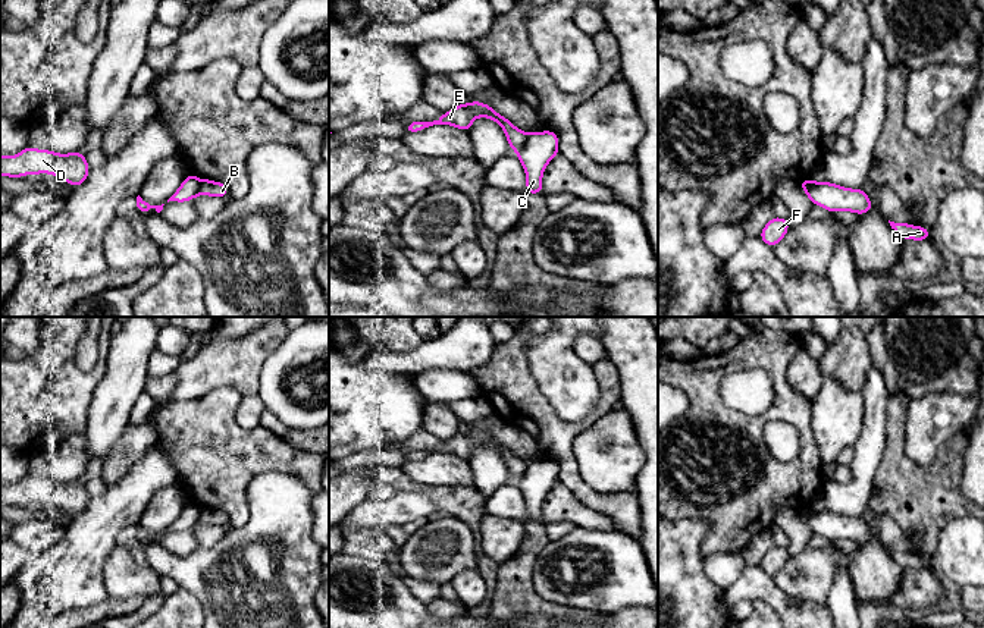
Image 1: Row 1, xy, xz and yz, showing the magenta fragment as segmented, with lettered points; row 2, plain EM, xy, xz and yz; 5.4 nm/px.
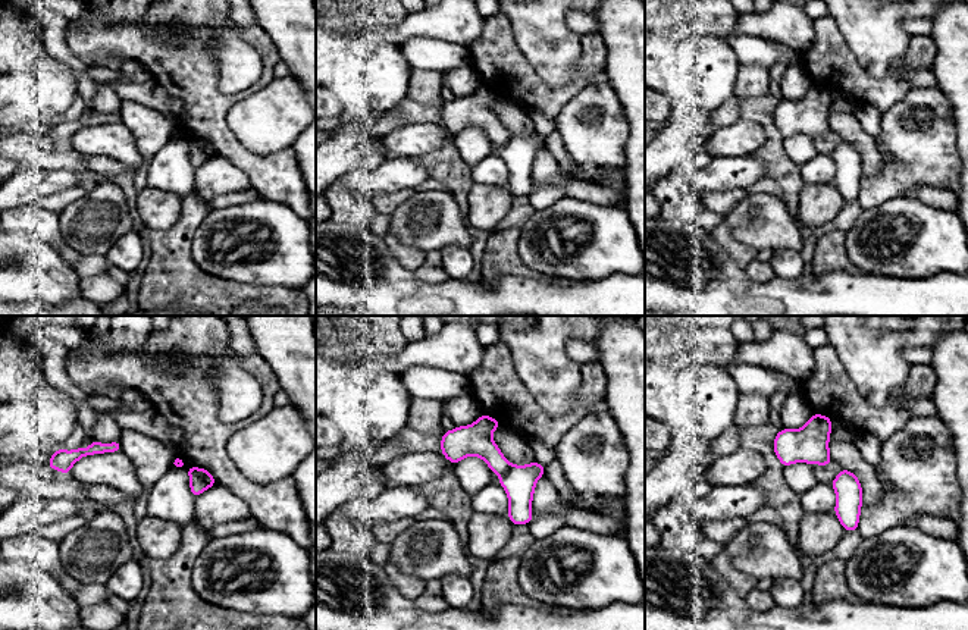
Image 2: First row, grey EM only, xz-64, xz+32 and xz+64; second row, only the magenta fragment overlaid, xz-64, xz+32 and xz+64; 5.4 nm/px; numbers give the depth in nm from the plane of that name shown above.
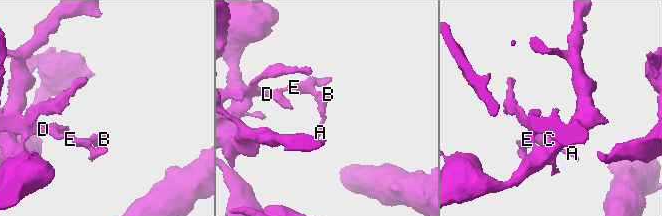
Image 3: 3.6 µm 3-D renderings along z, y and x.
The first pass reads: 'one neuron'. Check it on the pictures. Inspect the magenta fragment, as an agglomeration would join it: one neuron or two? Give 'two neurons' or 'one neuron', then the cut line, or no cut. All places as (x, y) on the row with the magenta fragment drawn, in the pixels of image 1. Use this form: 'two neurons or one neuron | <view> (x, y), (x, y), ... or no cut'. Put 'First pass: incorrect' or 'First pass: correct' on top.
First pass: incorrect
two neurons | xz (529, 134), (516, 150)

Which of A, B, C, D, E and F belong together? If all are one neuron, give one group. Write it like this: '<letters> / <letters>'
A B C / D E F

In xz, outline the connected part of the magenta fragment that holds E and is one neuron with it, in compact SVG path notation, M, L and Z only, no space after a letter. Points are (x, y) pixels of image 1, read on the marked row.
M479 101L458 104L457 107L444 113L438 120L433 122L410 122L405 128L405 134L419 132L433 125L451 125L469 132L476 117L489 117L496 122L504 129L511 150L520 148L527 139L529 134L517 129L507 117L496 113L491 106Z

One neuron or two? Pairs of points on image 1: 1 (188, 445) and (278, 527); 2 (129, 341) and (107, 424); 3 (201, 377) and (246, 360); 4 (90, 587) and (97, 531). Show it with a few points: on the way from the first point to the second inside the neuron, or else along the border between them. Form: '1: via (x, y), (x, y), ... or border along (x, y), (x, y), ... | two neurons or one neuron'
1: border along (268, 471), (251, 480), (248, 518), (234, 528) | two neurons
2: via (127, 361), (127, 376), (110, 404) | one neuron
3: via (212, 367), (225, 361), (235, 361) | one neuron
4: via (85, 574), (87, 545) | one neuron

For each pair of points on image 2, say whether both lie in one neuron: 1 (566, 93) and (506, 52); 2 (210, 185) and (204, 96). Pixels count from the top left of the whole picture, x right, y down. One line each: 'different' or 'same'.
1: same
2: different

